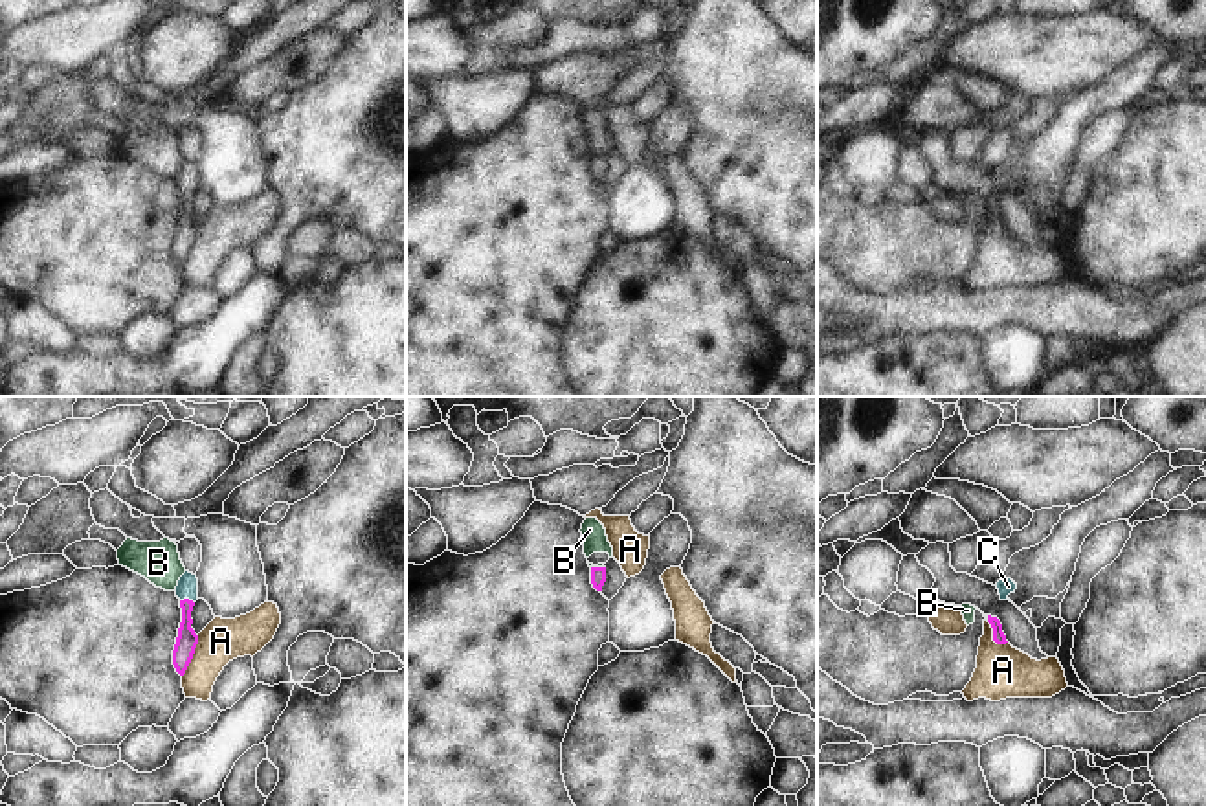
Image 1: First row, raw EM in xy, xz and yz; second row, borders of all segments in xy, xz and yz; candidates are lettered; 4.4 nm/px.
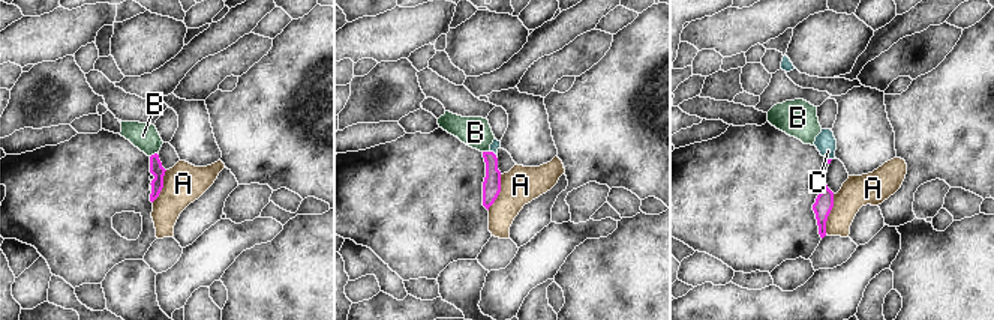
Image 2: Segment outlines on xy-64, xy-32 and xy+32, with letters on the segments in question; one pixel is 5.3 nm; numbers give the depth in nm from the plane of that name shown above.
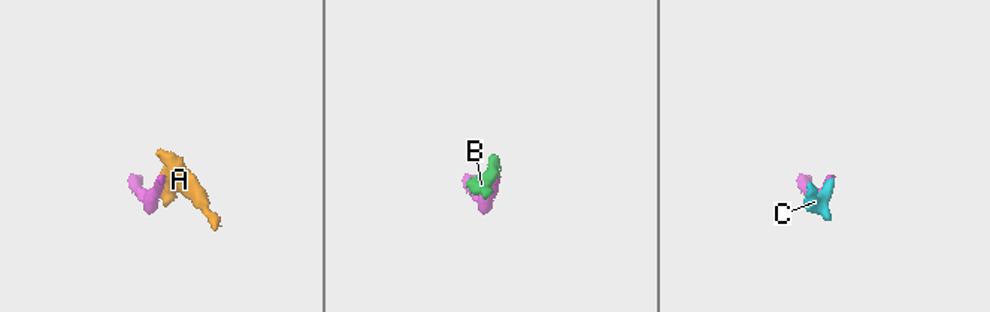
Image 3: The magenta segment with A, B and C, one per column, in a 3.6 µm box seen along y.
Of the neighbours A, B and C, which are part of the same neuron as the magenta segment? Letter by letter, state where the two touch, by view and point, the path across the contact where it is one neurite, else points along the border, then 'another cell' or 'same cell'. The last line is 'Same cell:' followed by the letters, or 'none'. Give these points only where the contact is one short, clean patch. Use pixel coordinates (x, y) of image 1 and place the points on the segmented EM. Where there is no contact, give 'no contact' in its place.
A: contact xy (191, 656); border xy (199, 636), (193, 658), (182, 676); another cell
B: contact xz (597, 568); border xz (591, 566), (602, 568); another cell
C: contact xy (188, 599); way xy (186, 641), (188, 599), (188, 586); same cell
Same cell: C

